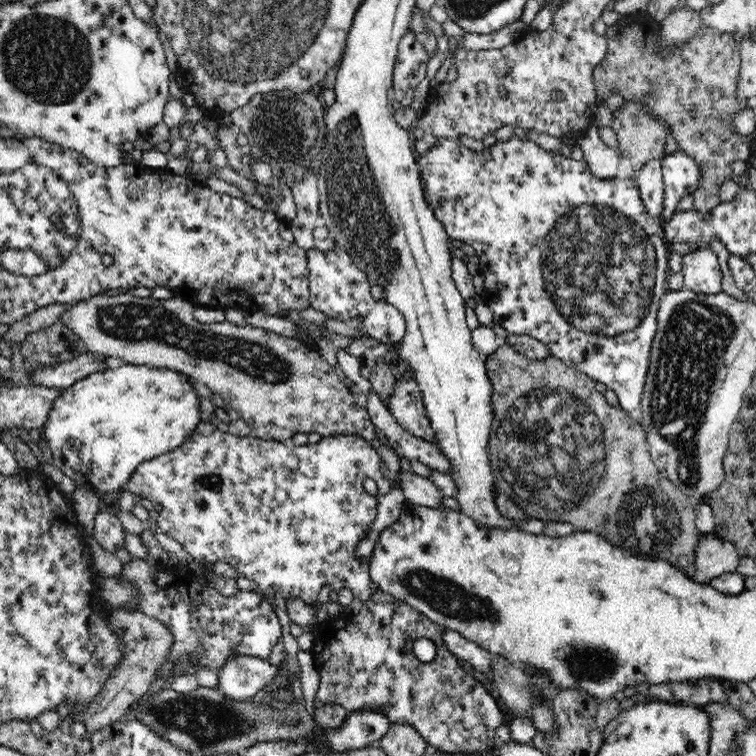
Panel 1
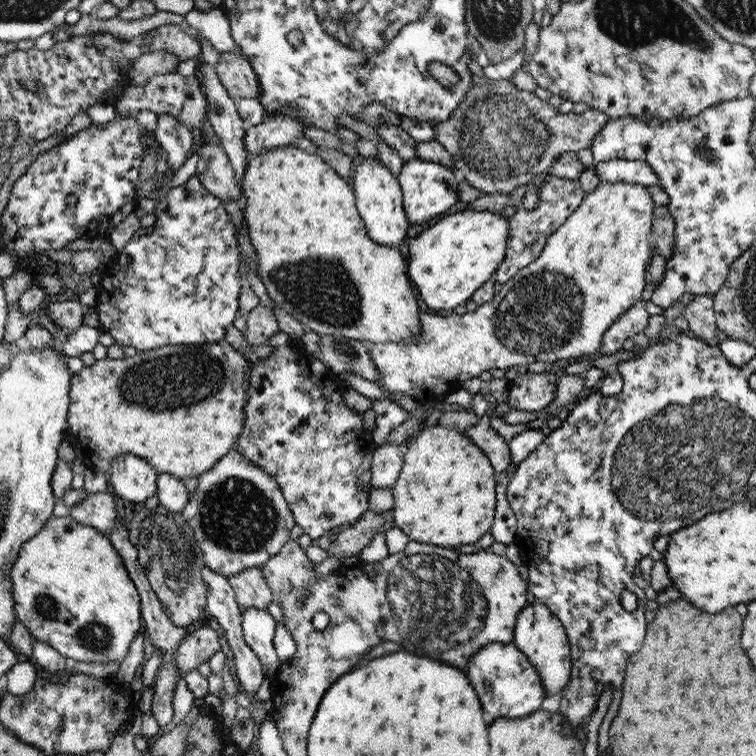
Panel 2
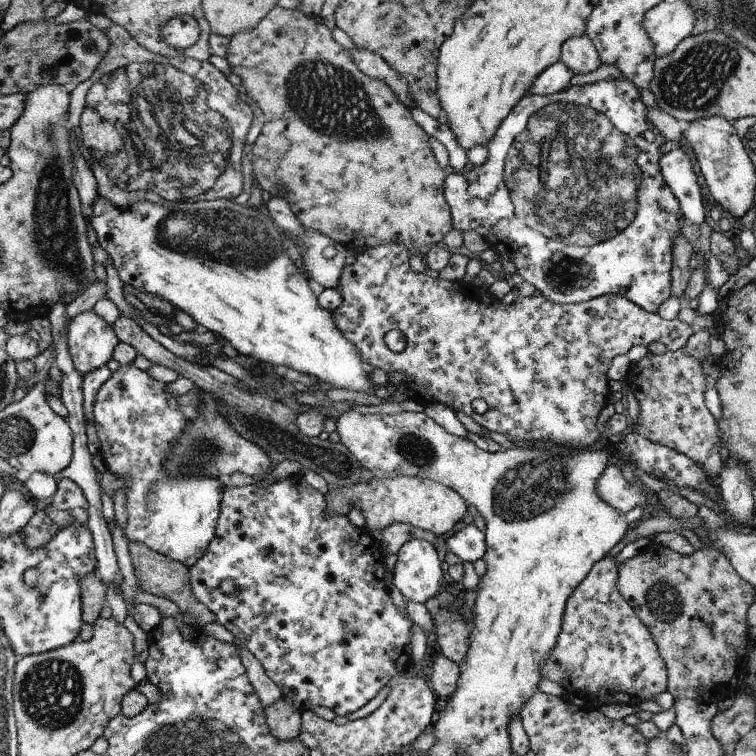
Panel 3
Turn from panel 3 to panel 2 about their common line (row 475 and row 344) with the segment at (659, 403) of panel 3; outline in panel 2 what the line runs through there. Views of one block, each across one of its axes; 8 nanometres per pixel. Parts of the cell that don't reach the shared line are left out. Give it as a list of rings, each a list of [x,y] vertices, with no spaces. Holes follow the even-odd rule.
[[[695,295],[682,313],[682,316],[688,321],[689,330],[692,331],[694,337],[708,346],[717,346],[720,343],[716,337],[718,330],[713,306],[712,295]]]

